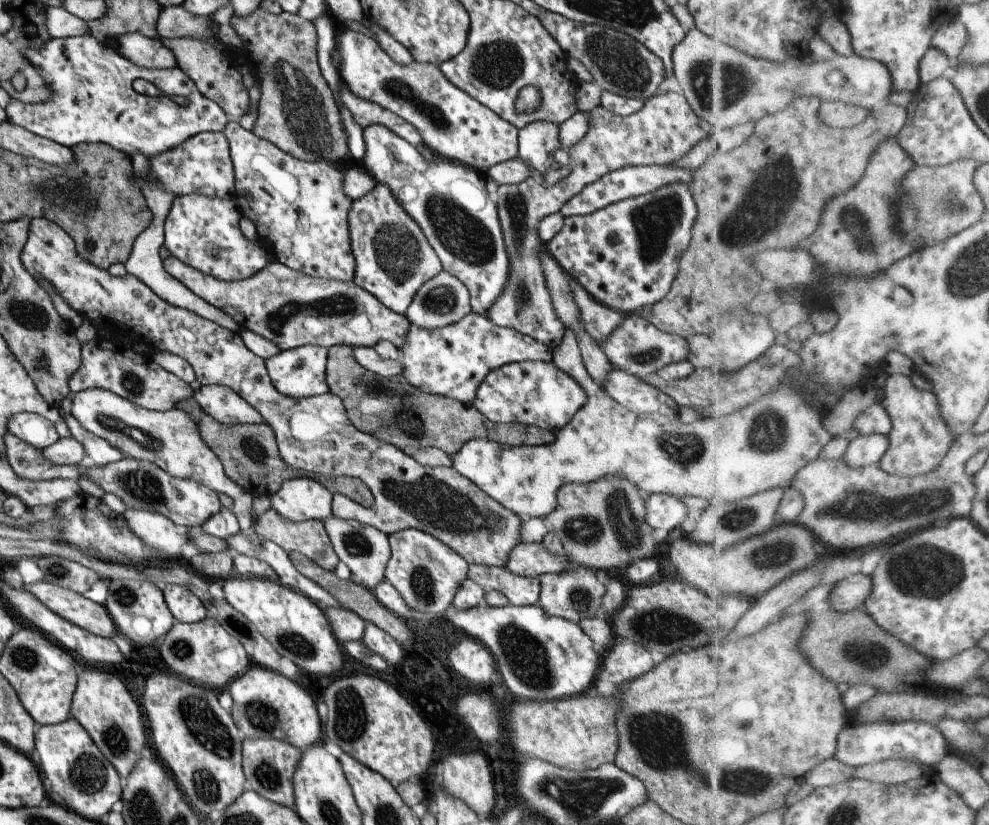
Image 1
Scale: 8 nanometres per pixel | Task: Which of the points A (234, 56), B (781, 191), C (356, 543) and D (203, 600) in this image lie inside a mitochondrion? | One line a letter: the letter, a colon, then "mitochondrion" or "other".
A: other
B: mitochondrion
C: mitochondrion
D: other

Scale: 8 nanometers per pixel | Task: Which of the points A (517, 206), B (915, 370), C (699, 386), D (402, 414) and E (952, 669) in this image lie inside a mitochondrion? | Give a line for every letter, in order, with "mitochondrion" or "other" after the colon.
A: mitochondrion
B: other
C: mitochondrion
D: mitochondrion
E: other

